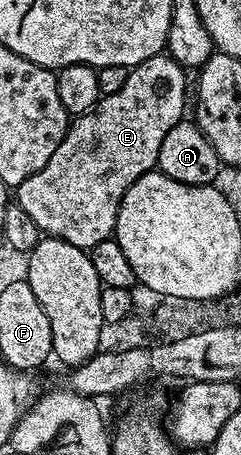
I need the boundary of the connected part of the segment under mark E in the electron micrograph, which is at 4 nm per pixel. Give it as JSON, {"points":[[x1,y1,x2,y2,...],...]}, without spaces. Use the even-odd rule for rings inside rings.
{"points":[[164,53,155,55,149,61,130,68,123,84,112,95,104,94,95,110,72,118,67,135,57,145,53,157,45,161,45,169,33,173,17,188,17,201,37,221,40,232,52,239,64,239,69,245,84,249,95,247,101,241,112,238,117,225,117,213,129,185,137,181,146,171,156,170,161,141,165,133,173,129,184,118,183,106,189,103,188,72,176,59]]}

